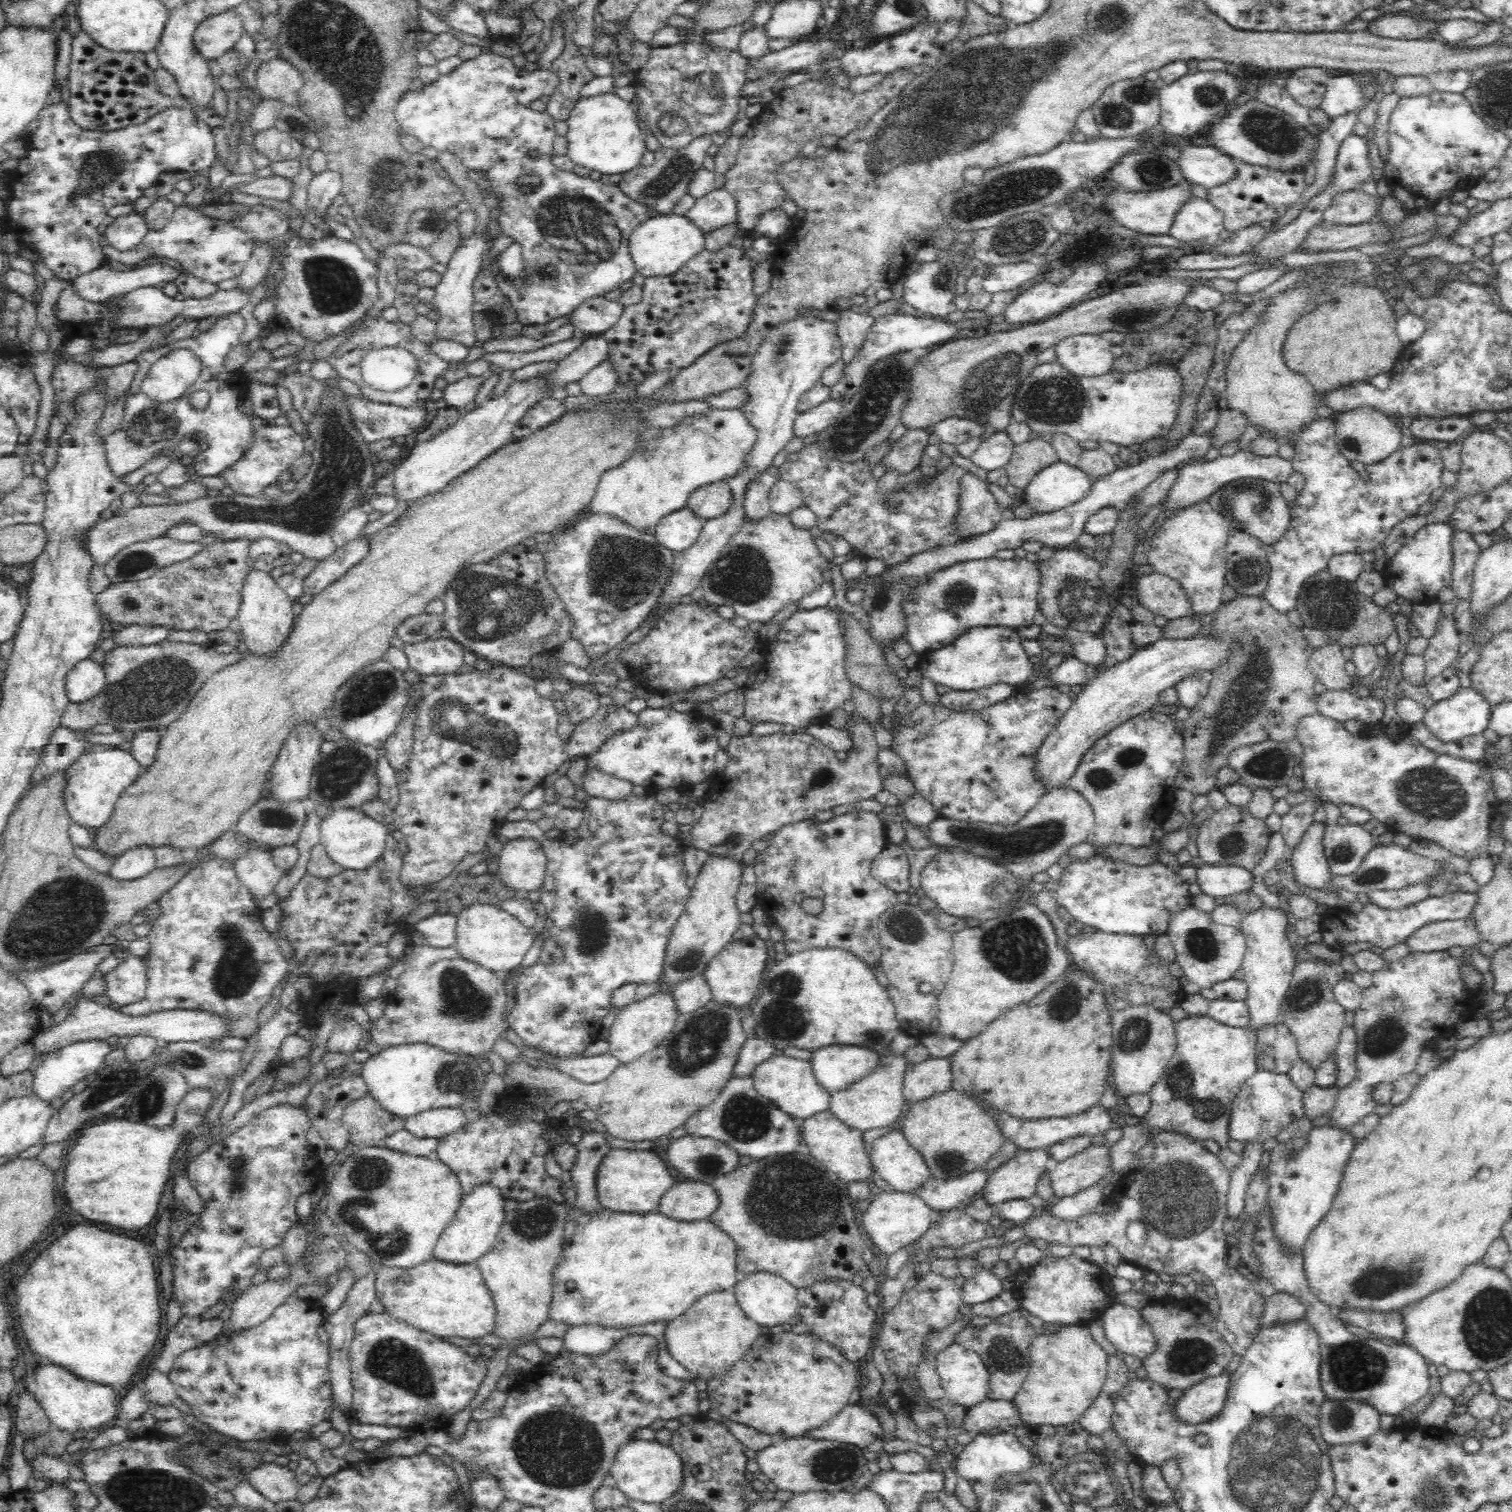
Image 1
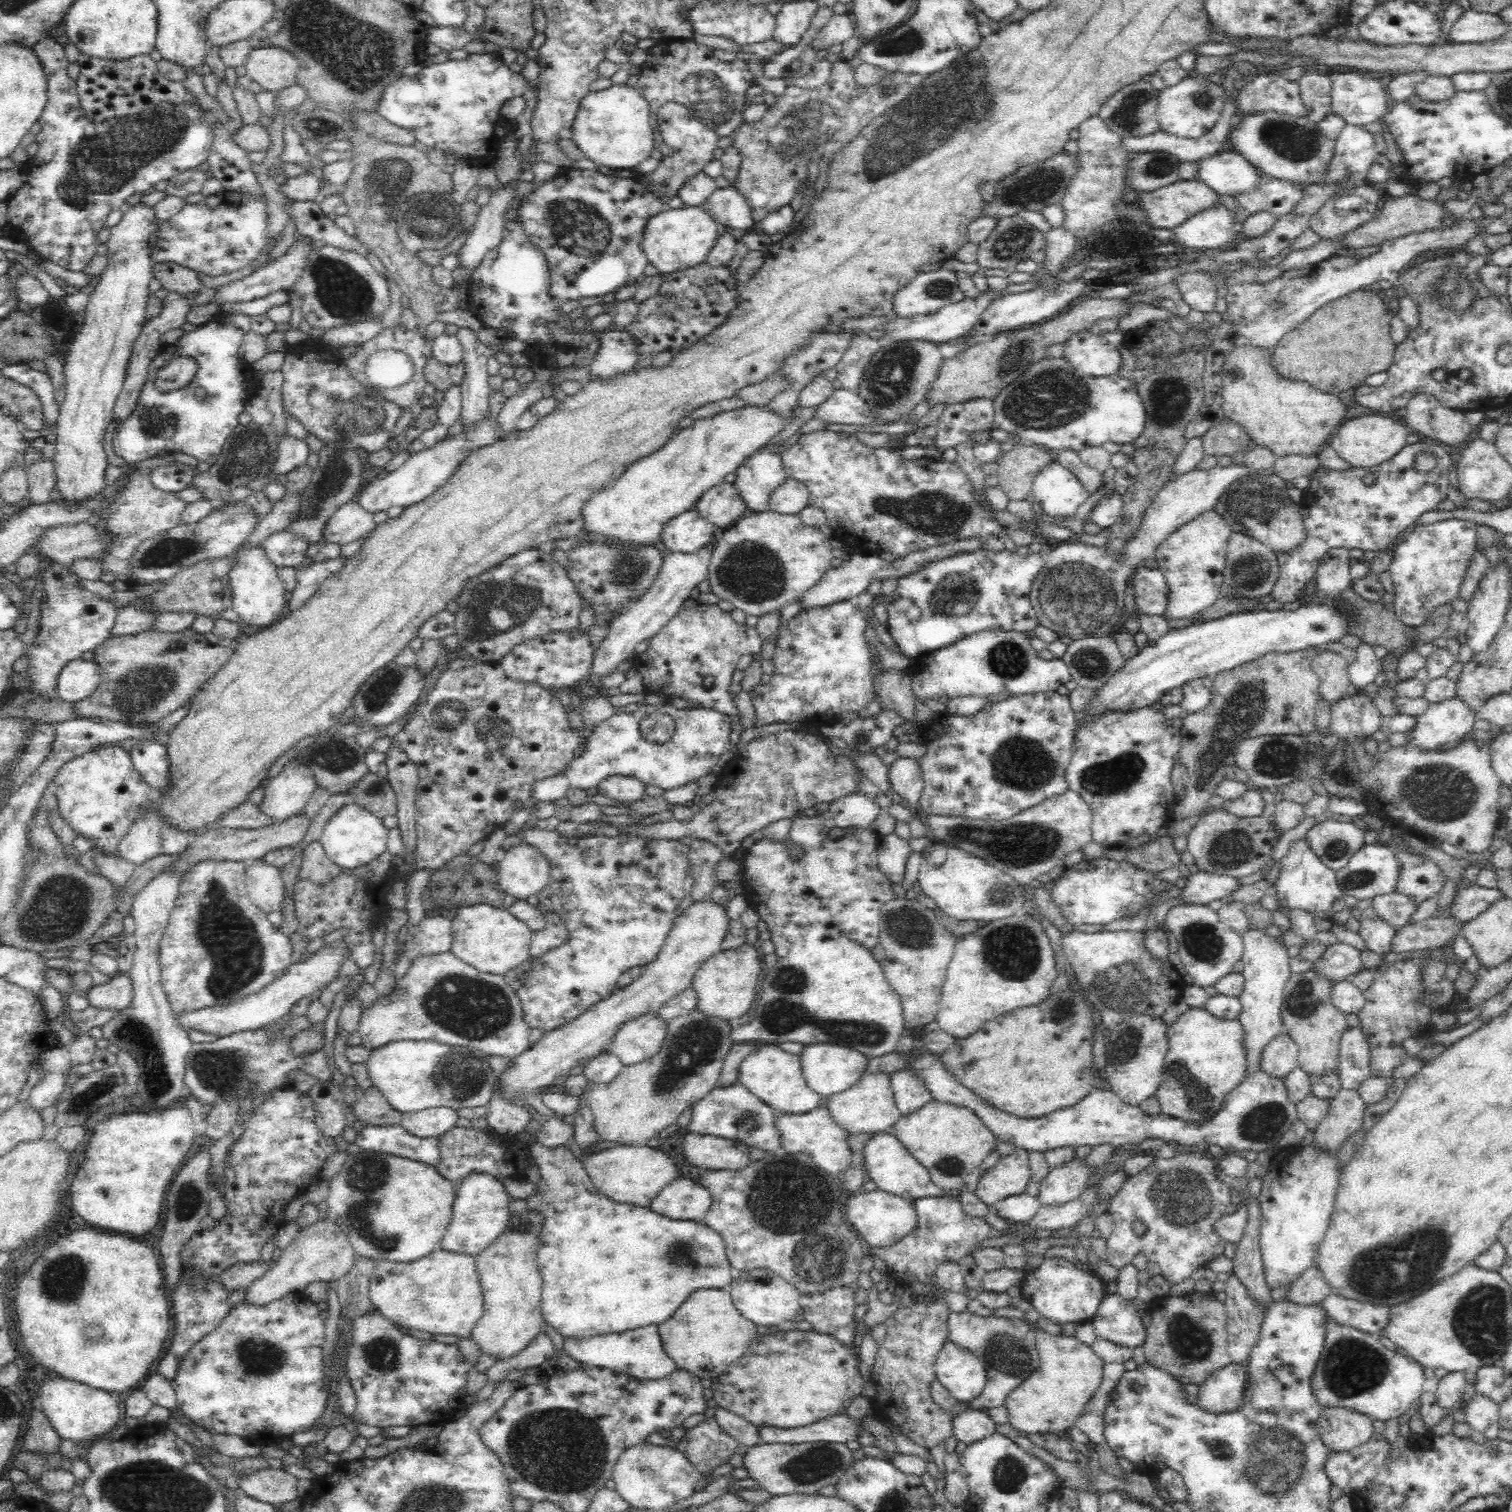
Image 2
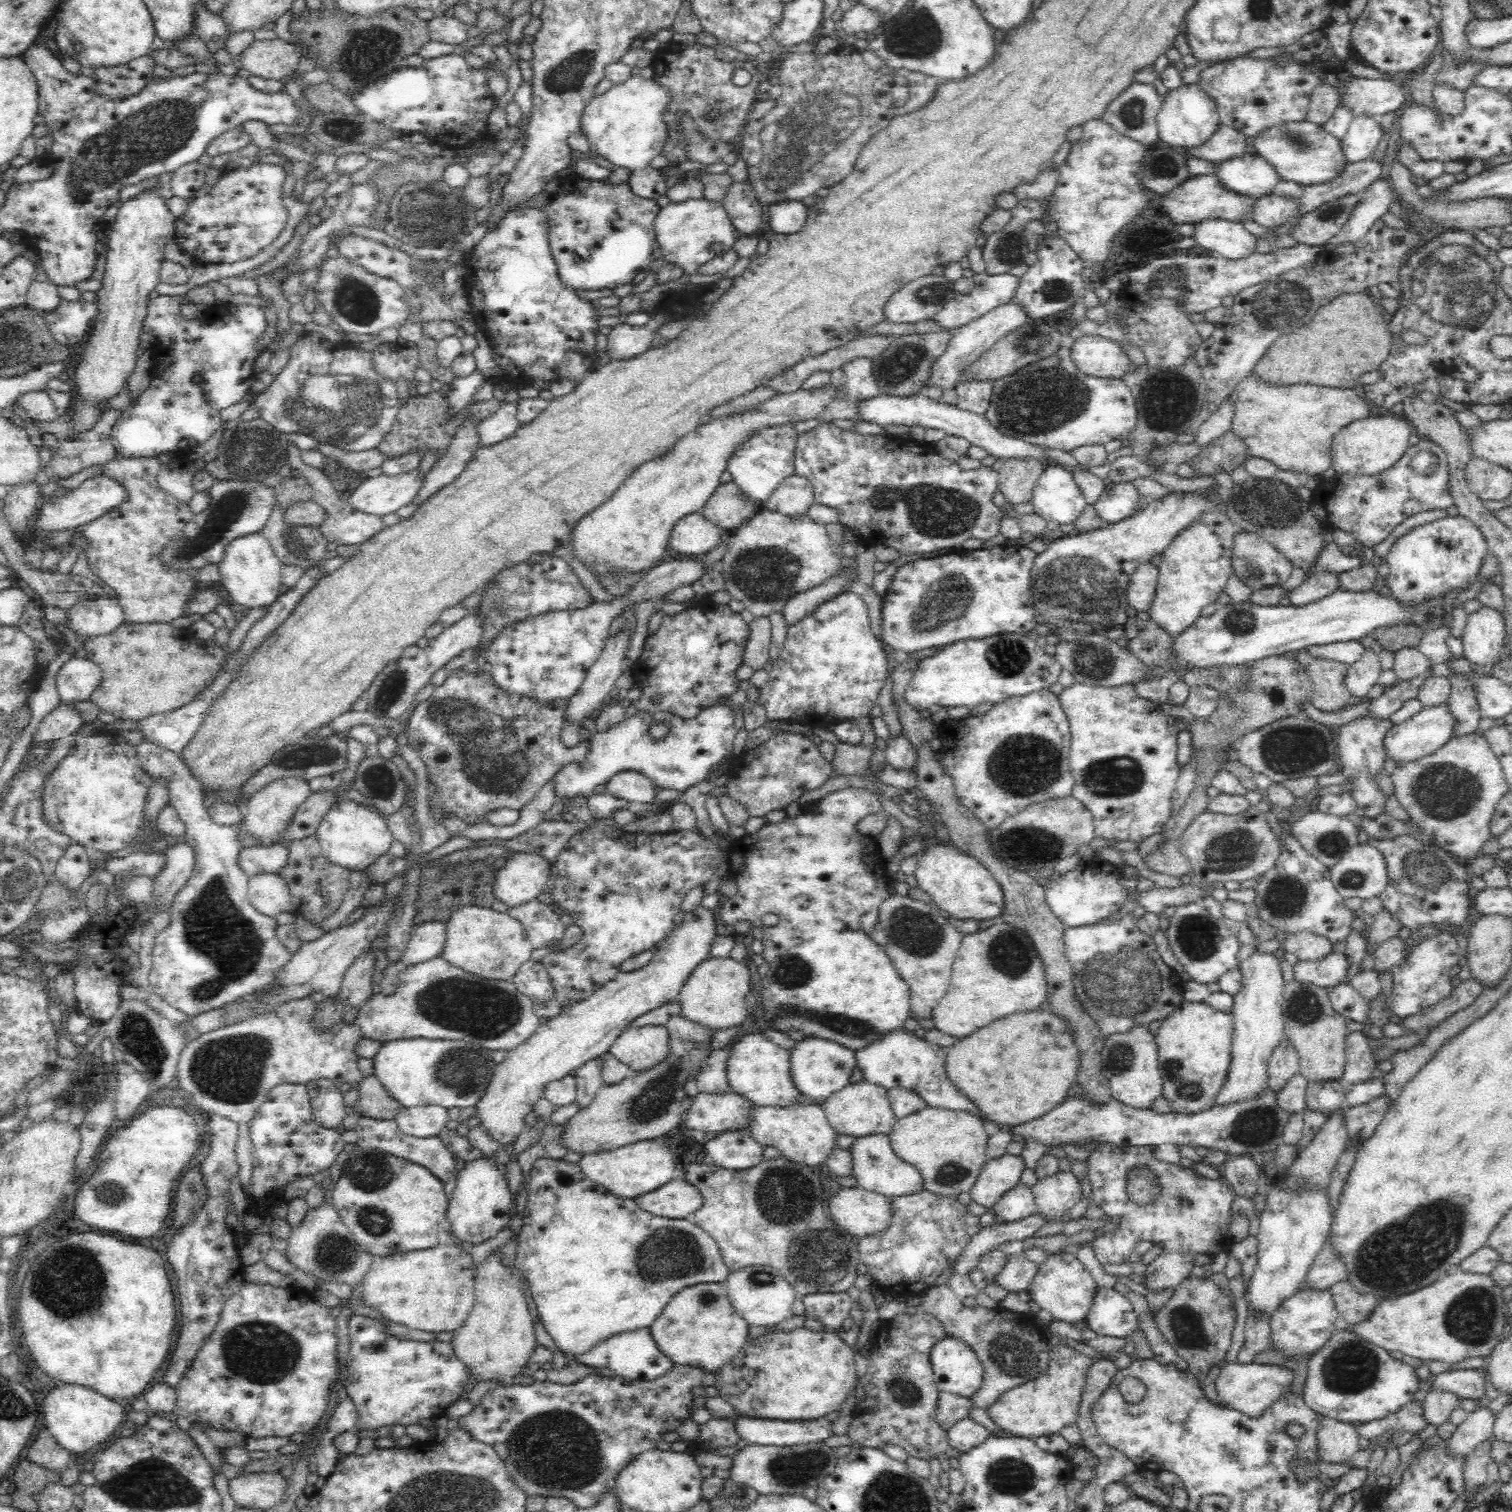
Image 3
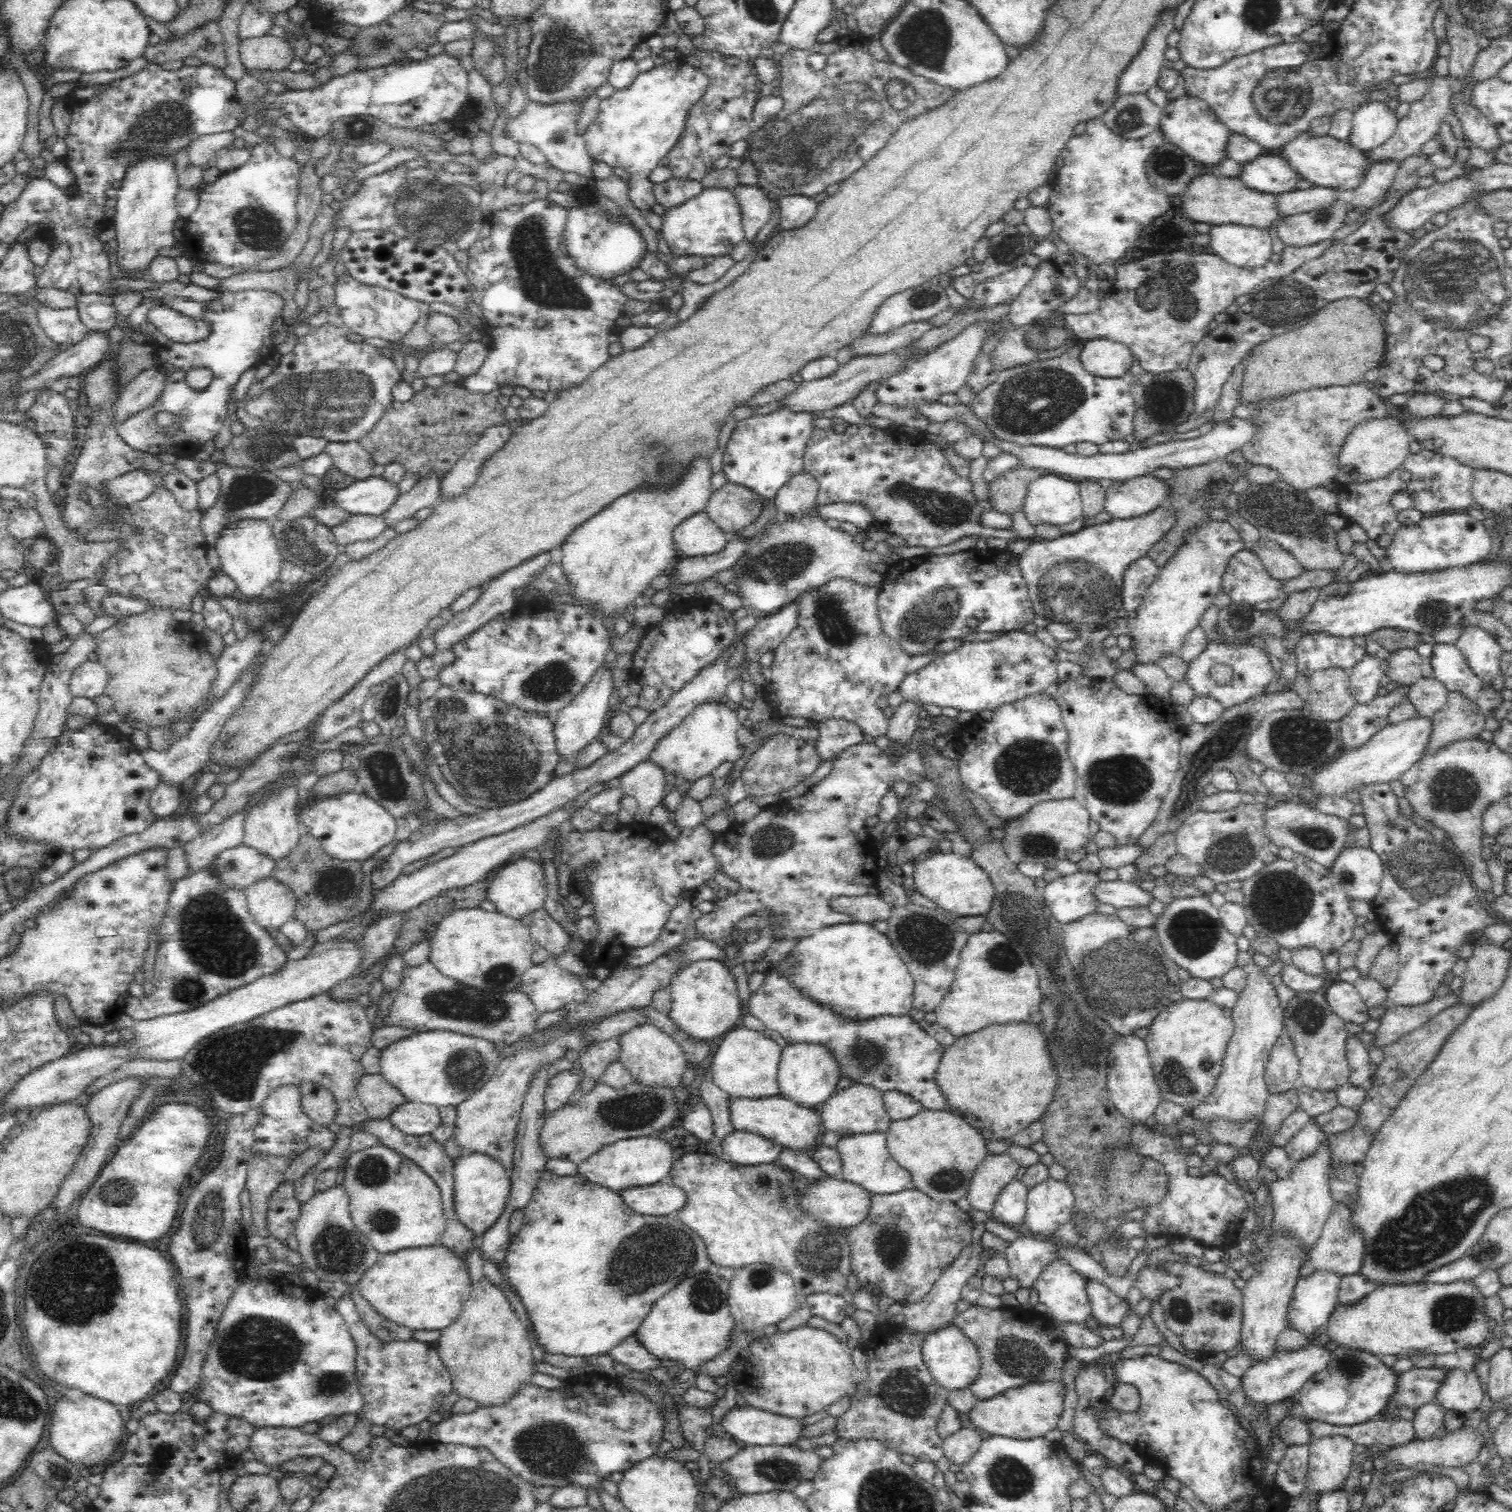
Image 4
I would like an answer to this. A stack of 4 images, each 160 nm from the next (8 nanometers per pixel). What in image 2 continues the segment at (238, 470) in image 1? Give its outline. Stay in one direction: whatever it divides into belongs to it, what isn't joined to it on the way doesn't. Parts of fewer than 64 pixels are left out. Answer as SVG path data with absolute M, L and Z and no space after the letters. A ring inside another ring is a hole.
M289 435L281 436L277 442L276 460L271 468L272 476L288 474L291 470L306 465L310 453L306 441Z

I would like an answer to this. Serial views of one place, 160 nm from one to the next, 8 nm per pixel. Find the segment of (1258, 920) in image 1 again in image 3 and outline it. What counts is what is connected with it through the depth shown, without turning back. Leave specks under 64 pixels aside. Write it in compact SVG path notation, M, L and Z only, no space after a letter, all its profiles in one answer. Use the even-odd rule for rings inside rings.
M1256 951L1241 960L1238 967L1242 975L1242 988L1233 994L1233 1009L1230 1012L1233 1022L1232 1058L1226 1080L1216 1094L1215 1106L1256 1100L1263 1090L1268 1089L1269 1058L1278 1043L1286 1038L1281 1008L1285 985L1281 961L1270 953Z

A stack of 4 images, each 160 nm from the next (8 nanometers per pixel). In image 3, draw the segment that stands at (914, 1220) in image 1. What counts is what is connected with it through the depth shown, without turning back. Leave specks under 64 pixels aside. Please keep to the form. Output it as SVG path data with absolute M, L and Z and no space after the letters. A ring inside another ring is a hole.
M858 1186L840 1187L836 1192L827 1198L826 1210L846 1233L857 1238L870 1237L890 1224L892 1197Z

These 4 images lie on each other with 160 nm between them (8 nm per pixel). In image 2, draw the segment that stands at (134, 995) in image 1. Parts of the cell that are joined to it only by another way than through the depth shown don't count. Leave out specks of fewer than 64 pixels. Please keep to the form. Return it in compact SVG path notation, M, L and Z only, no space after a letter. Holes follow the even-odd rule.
M117 972L107 984L94 985L86 990L89 1005L119 1011L132 1000L132 983L128 973Z

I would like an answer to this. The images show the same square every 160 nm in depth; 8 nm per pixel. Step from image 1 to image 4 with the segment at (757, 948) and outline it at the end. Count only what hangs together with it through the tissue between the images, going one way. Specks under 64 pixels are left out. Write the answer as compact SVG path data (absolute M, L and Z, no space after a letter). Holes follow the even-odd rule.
M701 960L691 962L672 974L669 989L672 1002L668 1017L676 1023L678 1029L688 1037L698 1041L712 1041L720 1034L726 1034L735 1028L741 1019L740 999L734 976L719 960Z

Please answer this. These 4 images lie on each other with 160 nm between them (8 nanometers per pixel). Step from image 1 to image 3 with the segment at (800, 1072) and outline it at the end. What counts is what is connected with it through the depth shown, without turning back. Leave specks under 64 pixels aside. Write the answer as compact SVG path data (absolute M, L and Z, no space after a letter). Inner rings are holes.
M742 1034L730 1044L726 1060L726 1079L730 1091L746 1098L754 1107L791 1106L806 1104L808 1101L794 1087L790 1077L790 1051L772 1042L762 1034Z

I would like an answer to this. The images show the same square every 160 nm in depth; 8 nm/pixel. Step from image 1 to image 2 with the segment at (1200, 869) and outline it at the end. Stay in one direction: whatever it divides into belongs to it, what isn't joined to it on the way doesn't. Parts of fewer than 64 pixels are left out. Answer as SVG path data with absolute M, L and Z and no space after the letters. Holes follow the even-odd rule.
M1199 870L1187 878L1178 898L1182 899L1184 904L1208 905L1223 896L1231 895L1238 887L1240 882L1236 877Z

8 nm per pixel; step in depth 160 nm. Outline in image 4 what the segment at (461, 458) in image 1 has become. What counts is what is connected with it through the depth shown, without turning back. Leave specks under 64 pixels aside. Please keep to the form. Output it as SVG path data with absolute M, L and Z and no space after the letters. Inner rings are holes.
M379 476L357 480L340 490L333 498L334 505L357 514L380 516L398 498L398 485Z

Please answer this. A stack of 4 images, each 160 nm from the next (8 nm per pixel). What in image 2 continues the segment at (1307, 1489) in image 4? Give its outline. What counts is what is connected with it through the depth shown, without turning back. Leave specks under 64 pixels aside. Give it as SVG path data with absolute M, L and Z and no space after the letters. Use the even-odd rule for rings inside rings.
M1324 1407L1315 1429L1329 1451L1344 1452L1364 1444L1375 1433L1372 1422L1352 1409Z

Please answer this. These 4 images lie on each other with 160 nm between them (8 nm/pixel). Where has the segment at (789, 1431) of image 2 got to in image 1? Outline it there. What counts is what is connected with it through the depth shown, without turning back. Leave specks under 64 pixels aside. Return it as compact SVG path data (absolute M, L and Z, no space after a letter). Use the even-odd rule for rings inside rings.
M858 1404L846 1405L824 1424L807 1430L800 1437L848 1443L867 1447L883 1435L882 1426L874 1413Z

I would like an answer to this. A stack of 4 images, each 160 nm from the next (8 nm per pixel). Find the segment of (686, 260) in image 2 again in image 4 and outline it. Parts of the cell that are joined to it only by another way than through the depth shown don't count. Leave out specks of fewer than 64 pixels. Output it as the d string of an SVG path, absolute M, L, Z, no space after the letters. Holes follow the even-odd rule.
M726 187L703 188L696 197L680 206L670 208L662 219L662 234L671 252L678 255L720 256L745 240L742 209L736 189Z

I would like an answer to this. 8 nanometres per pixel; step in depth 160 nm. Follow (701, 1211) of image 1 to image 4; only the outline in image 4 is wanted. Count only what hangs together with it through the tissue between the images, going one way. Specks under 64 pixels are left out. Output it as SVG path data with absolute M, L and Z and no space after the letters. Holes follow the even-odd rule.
M668 1181L658 1182L648 1186L630 1186L618 1191L622 1201L634 1212L664 1216L674 1216L686 1204L686 1194L678 1186Z

